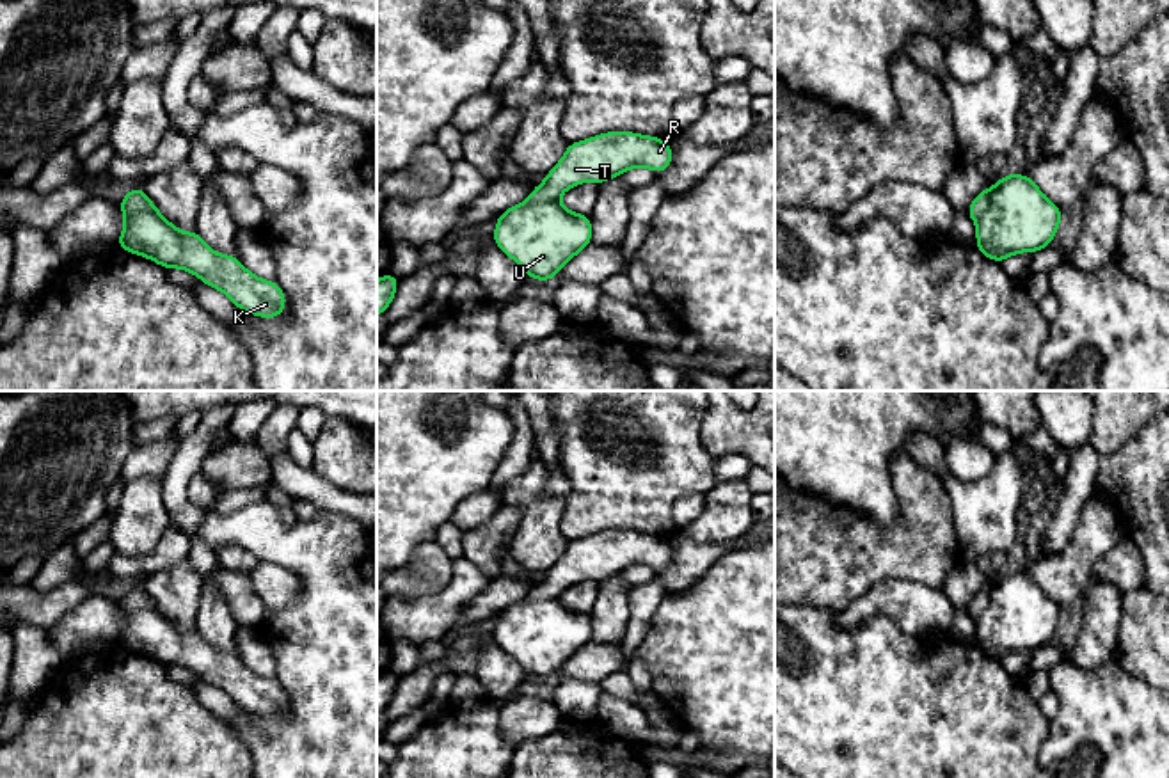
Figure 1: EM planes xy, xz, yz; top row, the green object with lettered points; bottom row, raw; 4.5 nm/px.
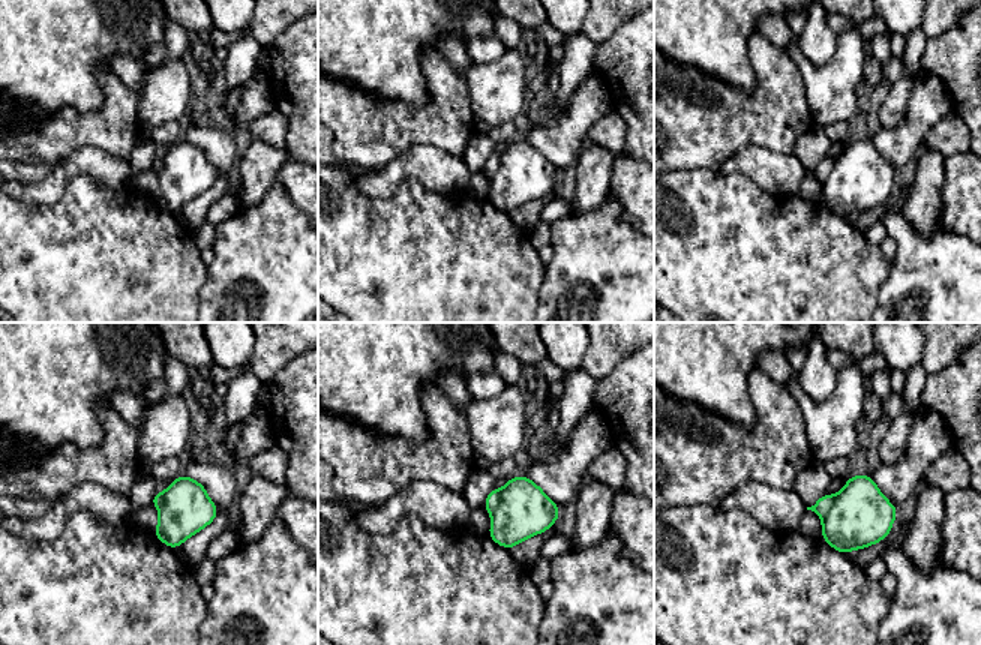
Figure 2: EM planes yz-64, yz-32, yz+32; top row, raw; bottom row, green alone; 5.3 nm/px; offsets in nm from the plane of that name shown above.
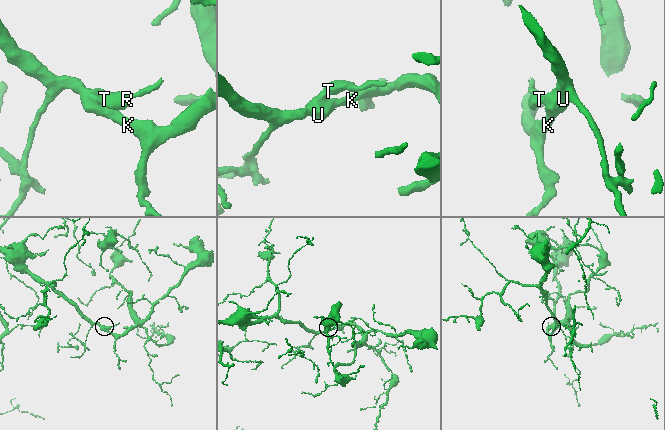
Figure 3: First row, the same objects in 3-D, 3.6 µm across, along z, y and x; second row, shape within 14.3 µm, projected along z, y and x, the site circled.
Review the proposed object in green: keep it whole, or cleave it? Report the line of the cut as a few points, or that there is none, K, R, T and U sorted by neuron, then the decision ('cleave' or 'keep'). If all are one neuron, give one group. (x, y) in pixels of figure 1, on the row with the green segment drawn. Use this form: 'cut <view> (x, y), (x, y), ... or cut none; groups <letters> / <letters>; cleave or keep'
cut none; groups K R T U; keep

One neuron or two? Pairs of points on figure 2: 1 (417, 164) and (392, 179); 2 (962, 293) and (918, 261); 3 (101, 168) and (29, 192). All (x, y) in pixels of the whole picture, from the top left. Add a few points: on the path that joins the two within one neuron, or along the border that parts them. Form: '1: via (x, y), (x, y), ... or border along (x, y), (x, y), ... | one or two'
1: via (411, 164), (398, 173) | one
2: via (953, 282), (938, 281), (930, 273) | one
3: via (83, 168), (68, 168), (47, 189) | one

